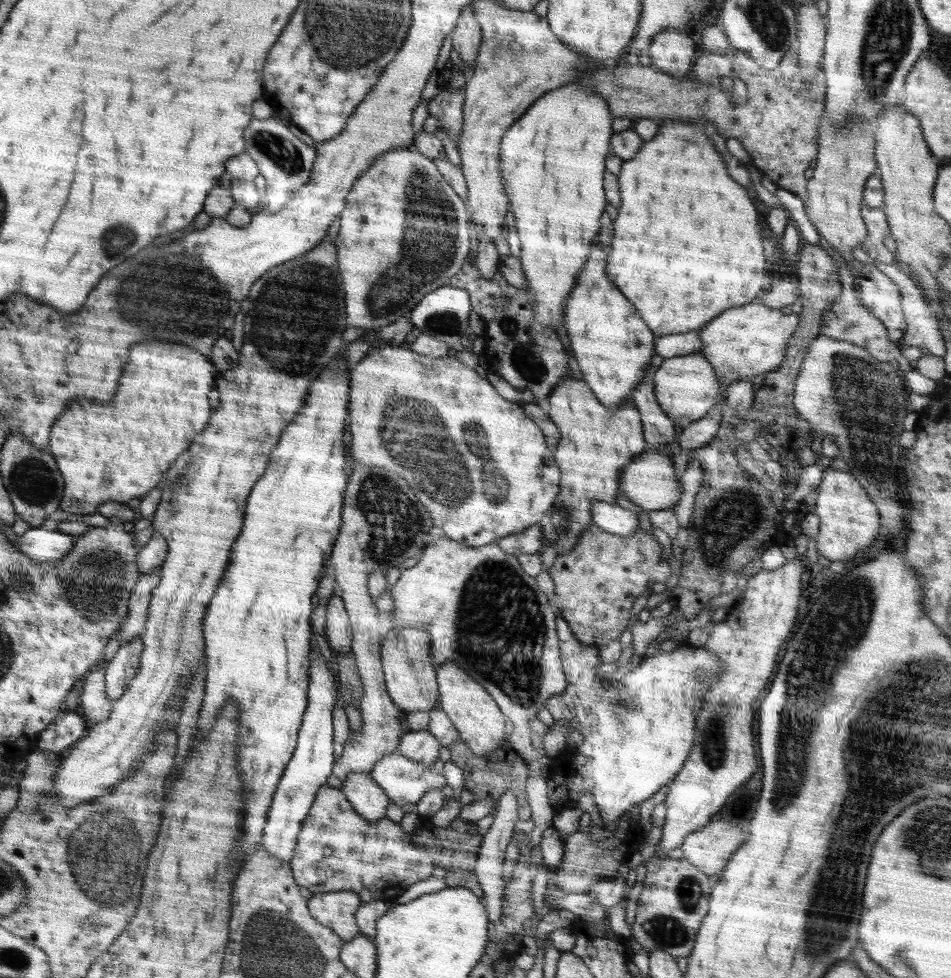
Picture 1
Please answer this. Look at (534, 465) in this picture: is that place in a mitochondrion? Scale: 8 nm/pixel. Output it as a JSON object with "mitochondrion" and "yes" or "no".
{"mitochondrion":"no"}

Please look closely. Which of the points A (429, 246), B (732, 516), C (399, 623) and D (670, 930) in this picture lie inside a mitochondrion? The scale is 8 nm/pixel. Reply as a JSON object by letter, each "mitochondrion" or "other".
{"A":"mitochondrion","B":"mitochondrion","C":"other","D":"mitochondrion"}

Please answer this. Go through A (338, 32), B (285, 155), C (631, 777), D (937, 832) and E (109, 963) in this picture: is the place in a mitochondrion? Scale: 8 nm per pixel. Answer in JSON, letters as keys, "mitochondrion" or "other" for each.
{"A":"mitochondrion","B":"mitochondrion","C":"other","D":"mitochondrion","E":"other"}

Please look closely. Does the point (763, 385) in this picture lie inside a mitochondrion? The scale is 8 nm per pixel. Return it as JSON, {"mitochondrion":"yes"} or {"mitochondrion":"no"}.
{"mitochondrion":"no"}

